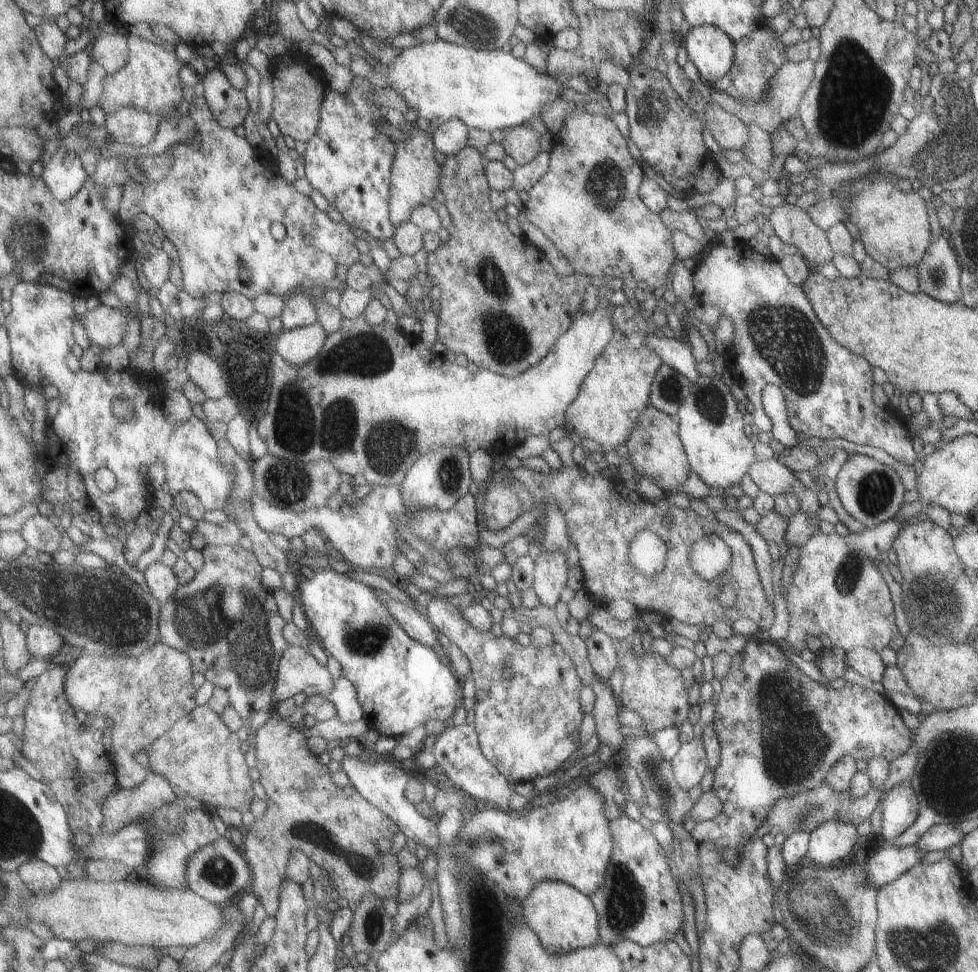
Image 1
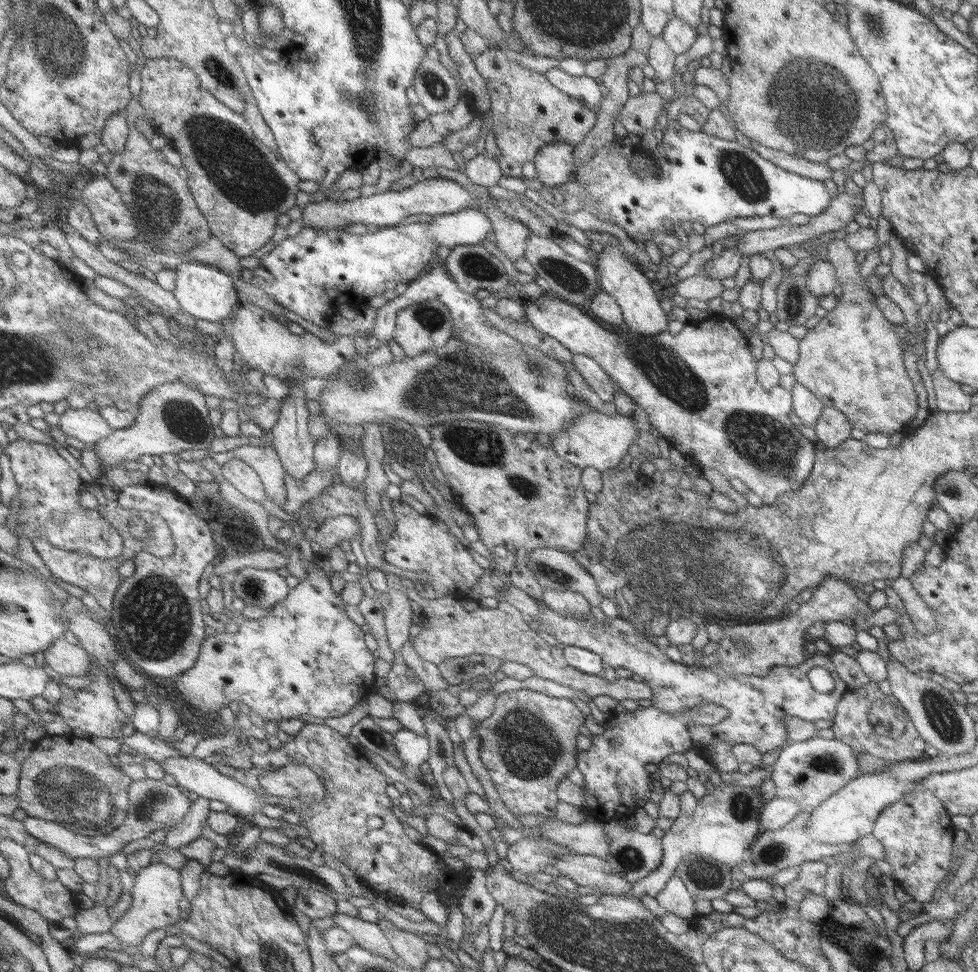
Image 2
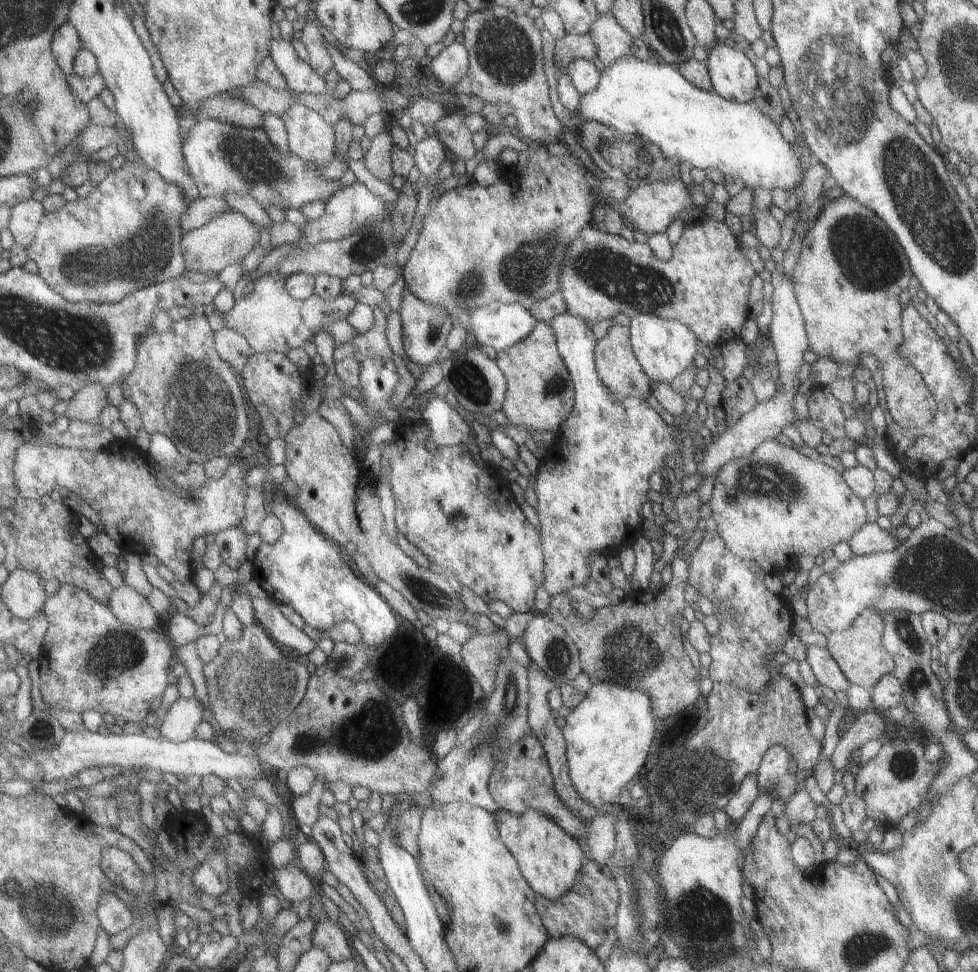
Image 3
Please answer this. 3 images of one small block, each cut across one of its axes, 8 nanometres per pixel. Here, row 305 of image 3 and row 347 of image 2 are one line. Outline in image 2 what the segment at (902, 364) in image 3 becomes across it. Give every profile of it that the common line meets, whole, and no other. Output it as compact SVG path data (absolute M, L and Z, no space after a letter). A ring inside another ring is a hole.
M832 240L828 246L825 261L833 268L837 286L842 288L842 294L837 296L837 306L814 328L807 330L805 338L799 341L799 357L793 364L796 383L805 386L824 404L839 410L848 418L853 428L862 430L865 434L884 434L892 436L898 432L906 433L908 422L916 416L918 410L917 394L914 383L904 366L905 356L900 348L899 335L893 324L886 320L882 310L876 305L875 295L868 287L867 280L859 274L860 266L855 253L845 244L845 240Z

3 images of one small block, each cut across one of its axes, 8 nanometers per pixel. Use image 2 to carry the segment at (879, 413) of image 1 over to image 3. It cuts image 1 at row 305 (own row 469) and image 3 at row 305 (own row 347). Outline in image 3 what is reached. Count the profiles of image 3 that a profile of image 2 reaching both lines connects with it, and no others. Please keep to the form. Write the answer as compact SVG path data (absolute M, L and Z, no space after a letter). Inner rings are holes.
M705 218L686 224L680 240L673 245L673 254L668 262L657 260L648 244L628 242L620 235L598 230L596 225L587 225L564 250L558 291L564 300L564 313L572 317L597 323L612 319L618 313L630 318L639 313L653 313L655 316L684 324L700 342L710 348L711 344L720 347L729 339L739 338L740 329L749 317L748 297L755 274L750 262L739 250L737 238L725 222Z

